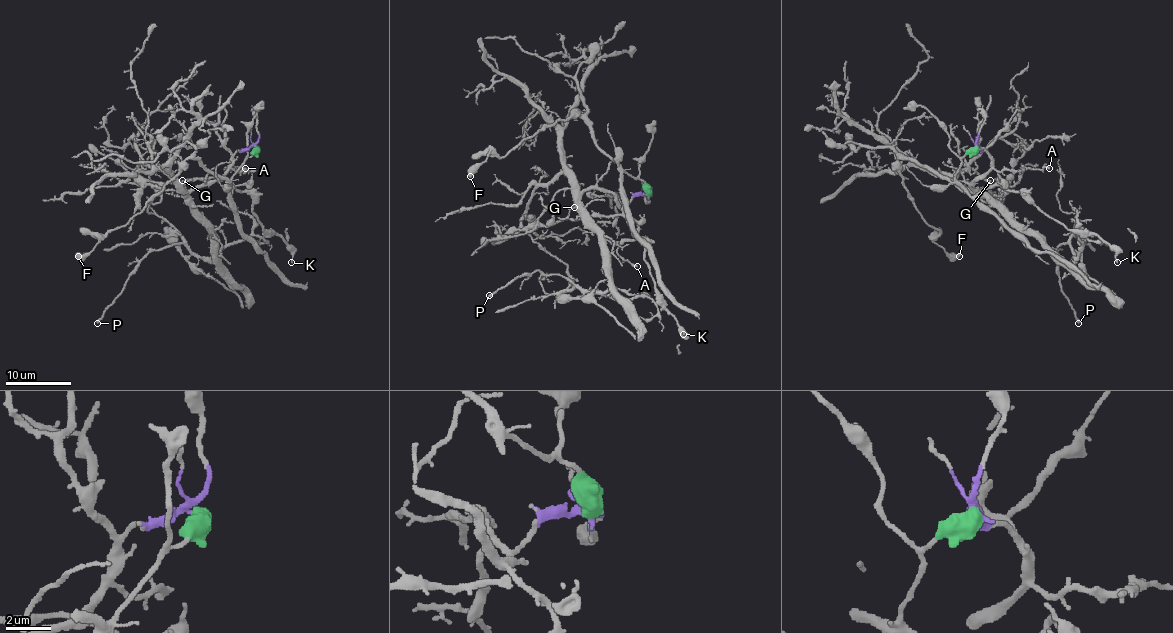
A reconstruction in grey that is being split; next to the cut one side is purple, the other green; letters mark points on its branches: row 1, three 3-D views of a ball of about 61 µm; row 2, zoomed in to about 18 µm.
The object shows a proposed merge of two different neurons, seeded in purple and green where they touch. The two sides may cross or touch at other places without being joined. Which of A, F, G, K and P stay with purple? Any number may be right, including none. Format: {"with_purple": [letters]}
{"with_purple": ["A", "G", "P"]}

